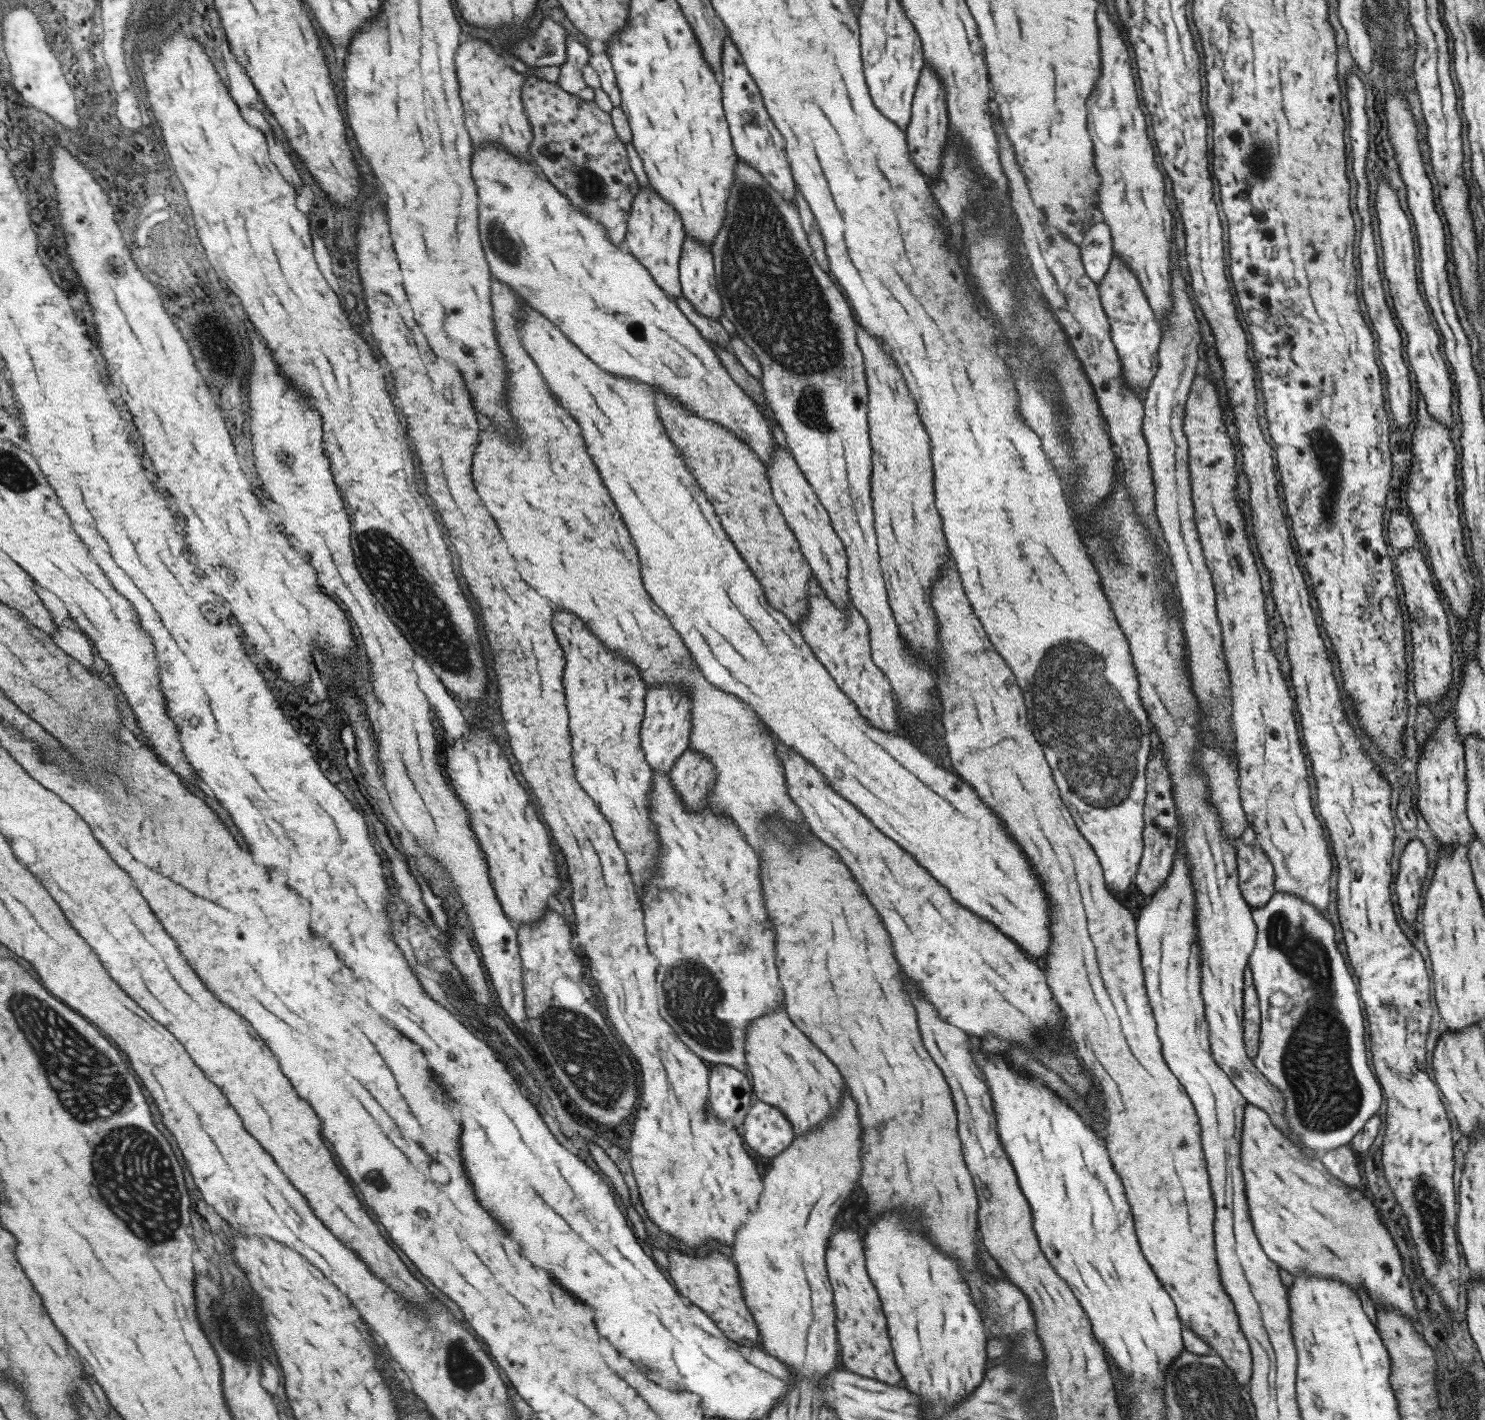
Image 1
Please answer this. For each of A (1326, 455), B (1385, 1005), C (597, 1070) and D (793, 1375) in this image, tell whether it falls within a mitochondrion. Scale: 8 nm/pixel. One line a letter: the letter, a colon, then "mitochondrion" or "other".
A: mitochondrion
B: mitochondrion
C: mitochondrion
D: other

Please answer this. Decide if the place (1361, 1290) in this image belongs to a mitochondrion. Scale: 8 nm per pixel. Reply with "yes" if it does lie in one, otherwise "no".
no

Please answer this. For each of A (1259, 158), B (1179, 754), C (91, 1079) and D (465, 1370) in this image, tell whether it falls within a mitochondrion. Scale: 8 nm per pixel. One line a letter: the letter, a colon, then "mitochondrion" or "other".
A: mitochondrion
B: other
C: mitochondrion
D: mitochondrion

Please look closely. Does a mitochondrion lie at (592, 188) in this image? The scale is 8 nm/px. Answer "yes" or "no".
yes

